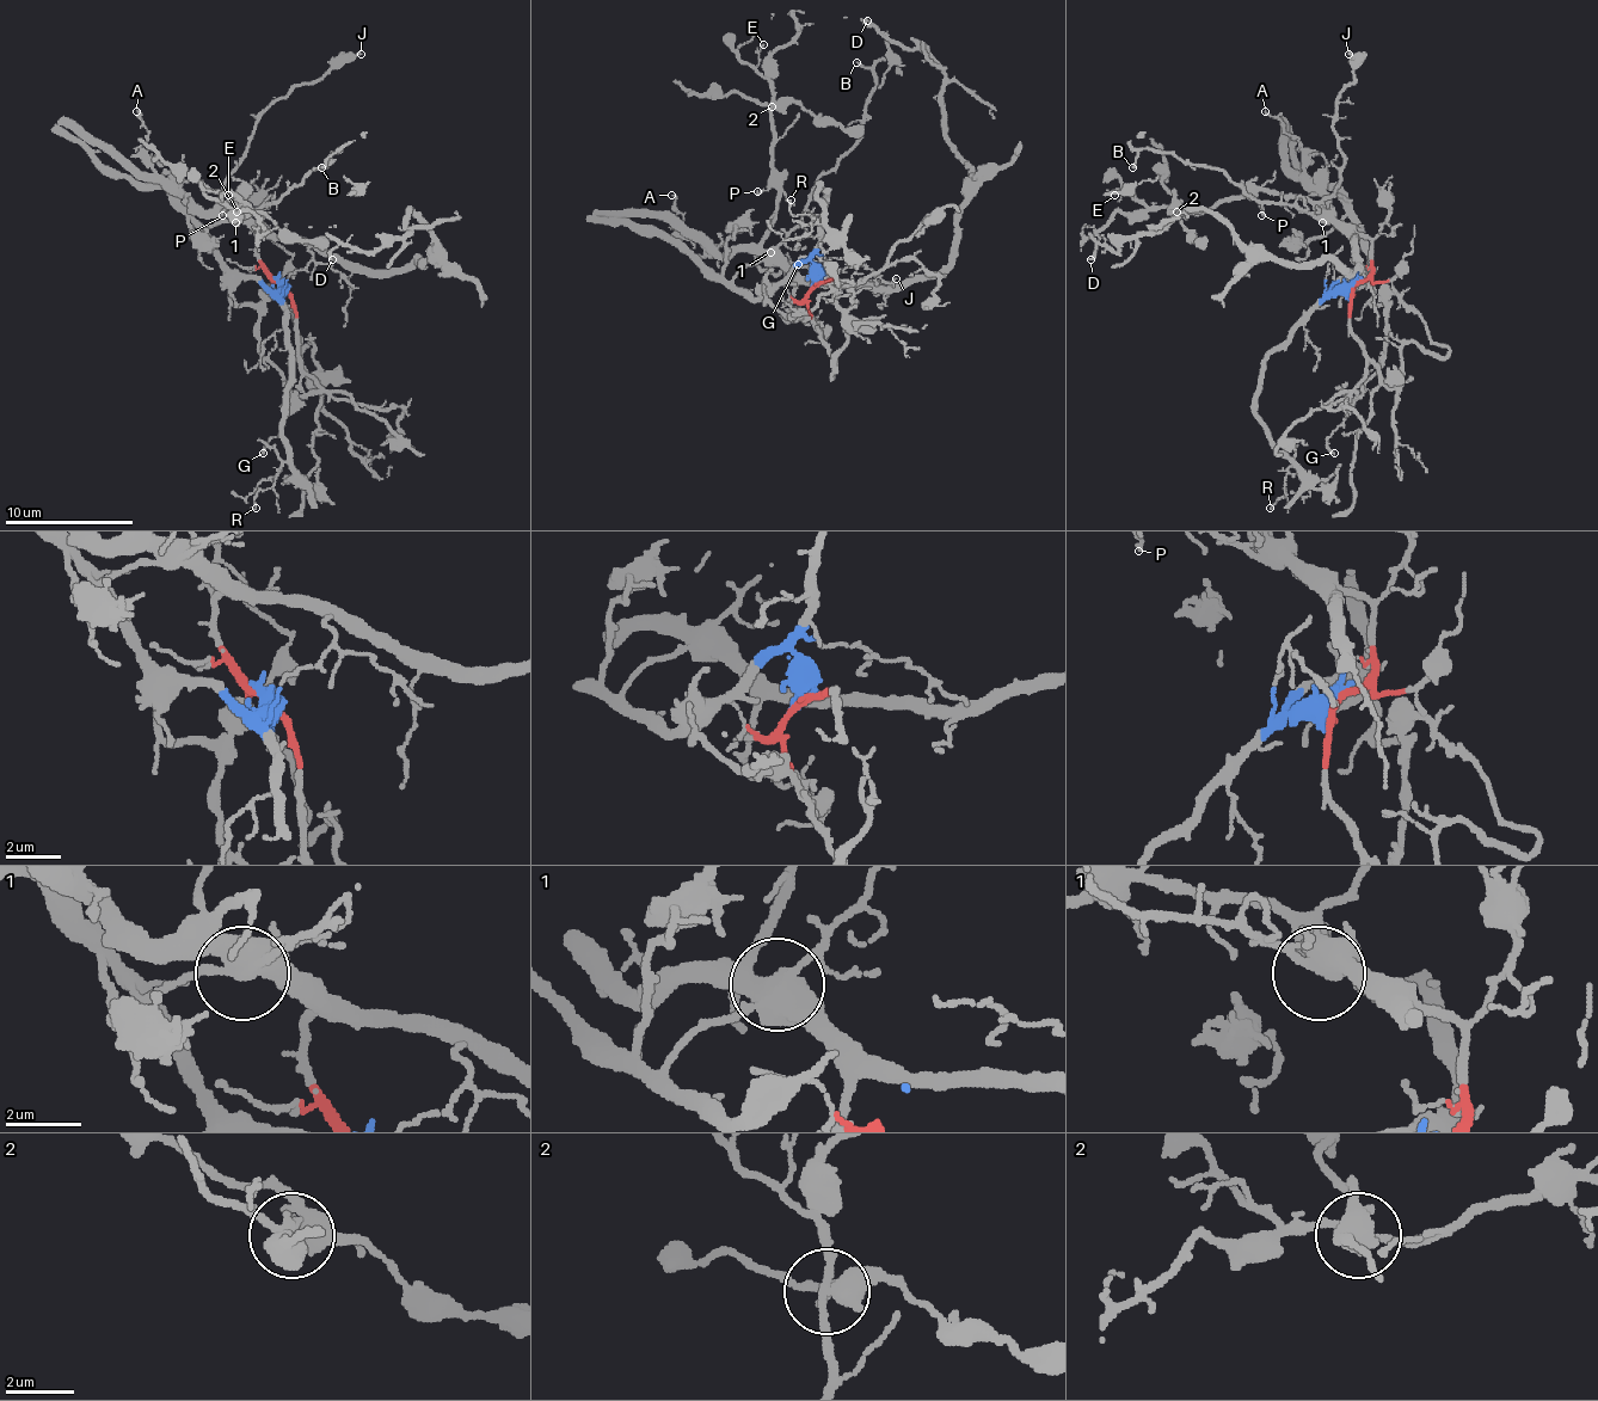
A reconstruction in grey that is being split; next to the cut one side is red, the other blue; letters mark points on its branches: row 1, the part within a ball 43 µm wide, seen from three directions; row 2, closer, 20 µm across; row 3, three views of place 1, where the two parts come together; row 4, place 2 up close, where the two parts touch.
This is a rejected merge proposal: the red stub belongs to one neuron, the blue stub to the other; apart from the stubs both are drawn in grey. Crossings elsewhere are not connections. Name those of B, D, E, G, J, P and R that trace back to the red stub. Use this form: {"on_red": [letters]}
{"on_red": ["D", "E", "J", "P"]}

